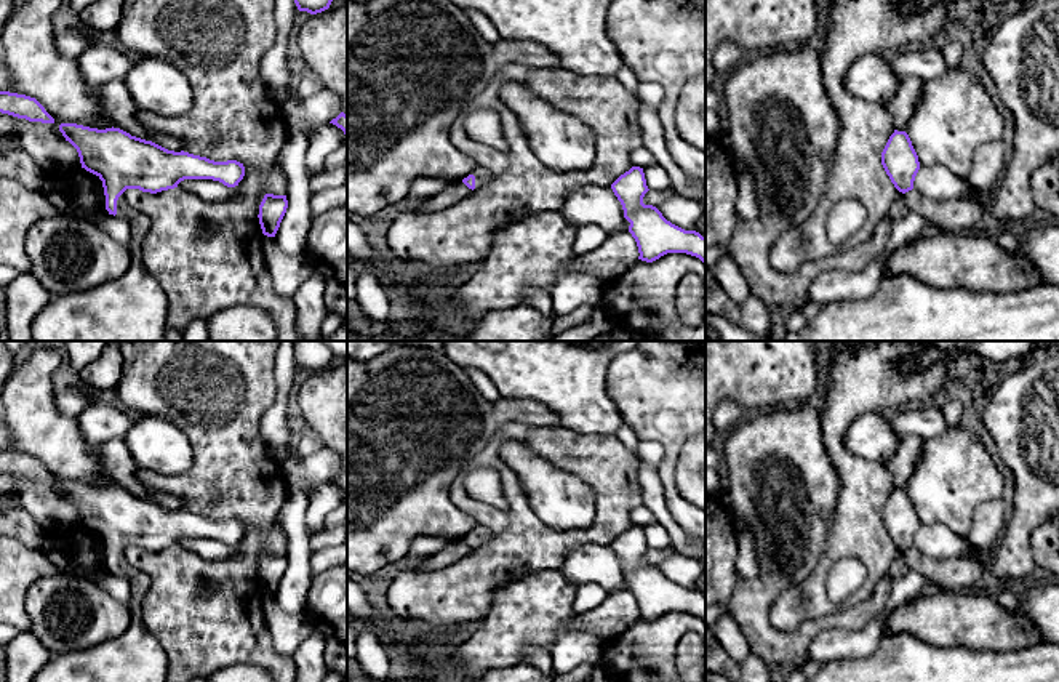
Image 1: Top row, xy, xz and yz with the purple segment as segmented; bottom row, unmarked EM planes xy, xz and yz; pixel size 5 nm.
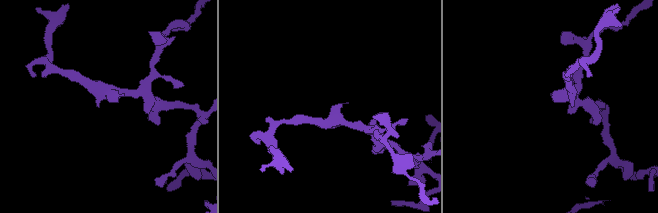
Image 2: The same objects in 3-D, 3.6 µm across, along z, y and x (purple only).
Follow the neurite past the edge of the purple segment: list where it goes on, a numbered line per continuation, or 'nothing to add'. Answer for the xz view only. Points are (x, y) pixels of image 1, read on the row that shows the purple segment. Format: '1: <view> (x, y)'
1: xz (482, 175)

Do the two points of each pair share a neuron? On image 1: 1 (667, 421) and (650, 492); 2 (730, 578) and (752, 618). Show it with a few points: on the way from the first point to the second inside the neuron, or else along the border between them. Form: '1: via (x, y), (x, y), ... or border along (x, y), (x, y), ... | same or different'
1: border along (655, 469), (667, 506) | different
2: border along (744, 581), (735, 588), (727, 604) | different

